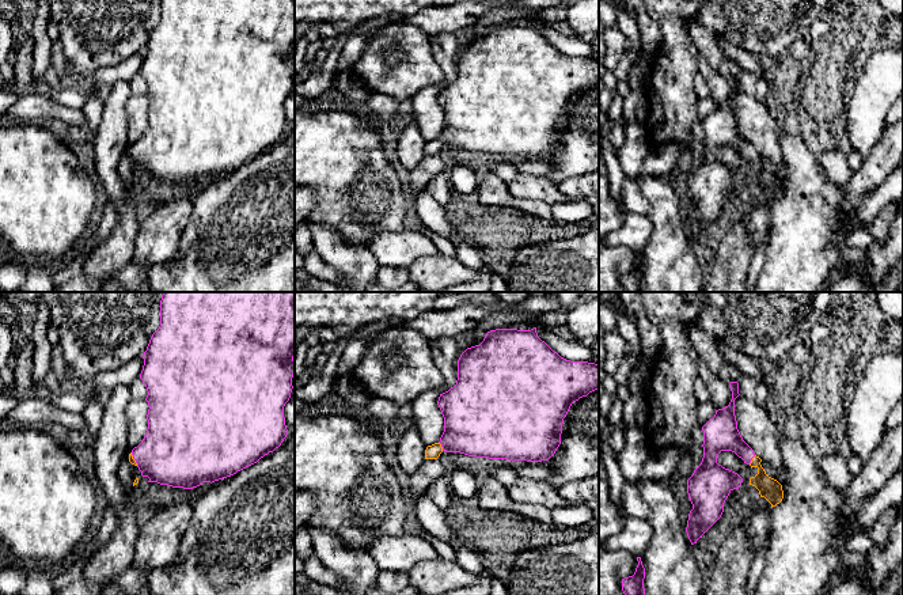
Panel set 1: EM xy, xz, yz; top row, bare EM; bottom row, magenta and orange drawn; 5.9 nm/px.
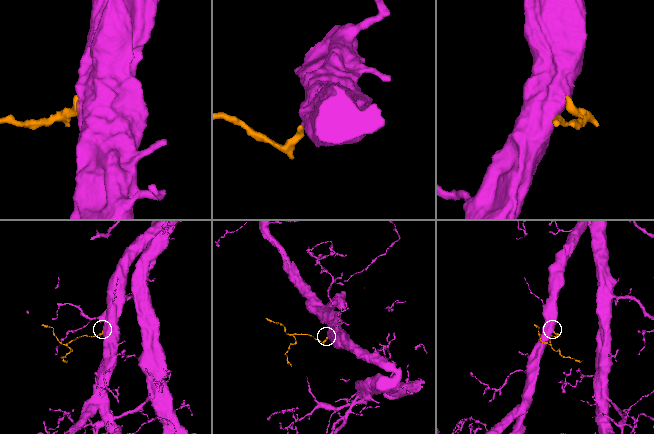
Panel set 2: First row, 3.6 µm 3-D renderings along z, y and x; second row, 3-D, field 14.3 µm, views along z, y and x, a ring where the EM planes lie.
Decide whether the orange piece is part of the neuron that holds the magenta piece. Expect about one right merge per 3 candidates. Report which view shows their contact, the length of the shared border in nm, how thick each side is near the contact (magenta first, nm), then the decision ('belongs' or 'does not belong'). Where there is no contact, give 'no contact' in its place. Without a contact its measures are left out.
contact in yz; length 70 nm; calibres 200 and 130 nm; belongs

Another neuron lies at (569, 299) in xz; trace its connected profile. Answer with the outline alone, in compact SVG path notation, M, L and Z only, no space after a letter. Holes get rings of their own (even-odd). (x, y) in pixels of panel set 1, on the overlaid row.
M557 292L562 308L570 308L584 302L585 292Z

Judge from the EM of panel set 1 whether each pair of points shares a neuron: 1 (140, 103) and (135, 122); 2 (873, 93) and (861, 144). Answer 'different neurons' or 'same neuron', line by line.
1: same neuron
2: same neuron

